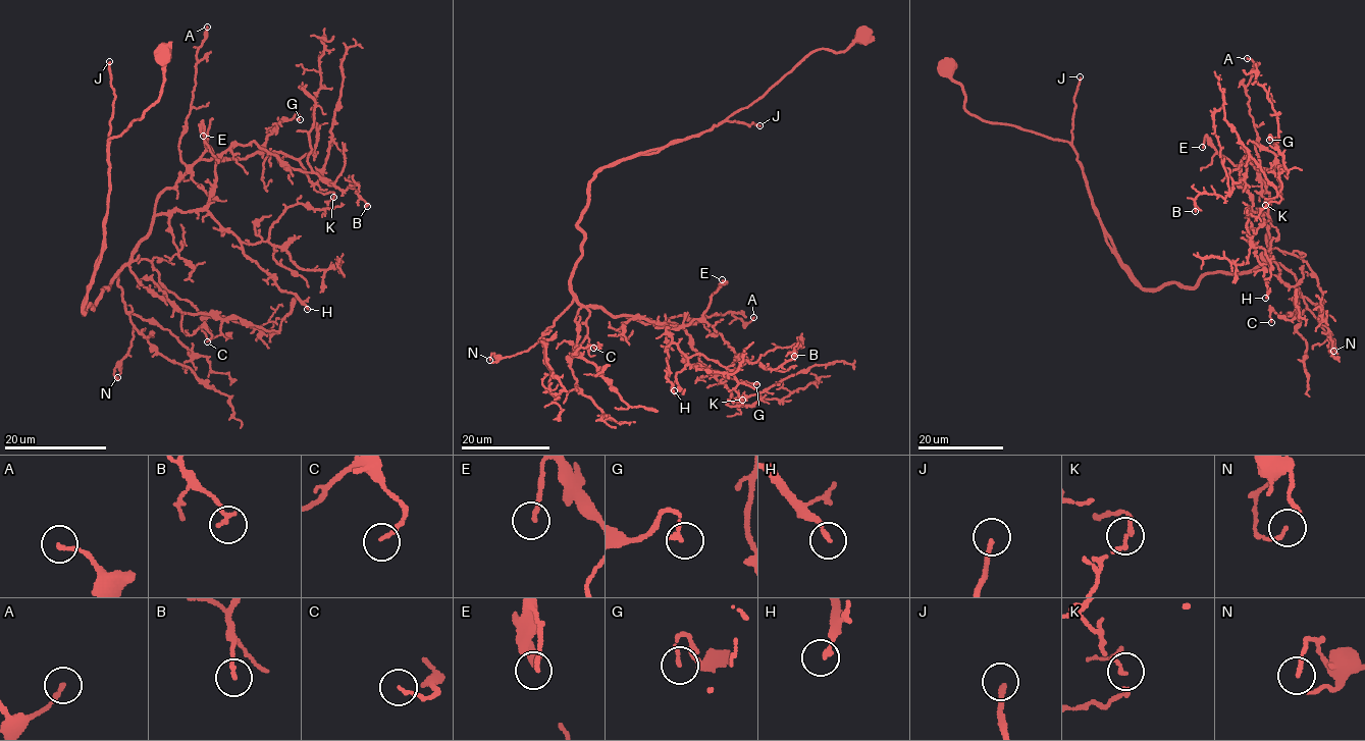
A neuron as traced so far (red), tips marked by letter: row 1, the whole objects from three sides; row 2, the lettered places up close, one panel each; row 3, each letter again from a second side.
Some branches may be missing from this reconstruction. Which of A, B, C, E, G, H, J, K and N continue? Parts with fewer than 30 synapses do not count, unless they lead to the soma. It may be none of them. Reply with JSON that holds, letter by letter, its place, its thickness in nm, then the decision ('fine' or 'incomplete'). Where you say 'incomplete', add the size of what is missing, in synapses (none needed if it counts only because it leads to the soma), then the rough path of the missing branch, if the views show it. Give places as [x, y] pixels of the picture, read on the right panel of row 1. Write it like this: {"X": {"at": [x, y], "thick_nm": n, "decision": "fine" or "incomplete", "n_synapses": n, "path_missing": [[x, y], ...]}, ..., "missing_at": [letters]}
{"A": {"at": [1247, 58], "thick_nm": 160, "decision": "fine"}, "B": {"at": [1195, 211], "thick_nm": 170, "decision": "fine"}, "C": {"at": [1271, 322], "thick_nm": 120, "decision": "fine"}, "E": {"at": [1202, 147], "thick_nm": 150, "decision": "fine"}, "G": {"at": [1269, 140], "thick_nm": 140, "decision": "fine"}, "H": {"at": [1265, 298], "thick_nm": 170, "decision": "fine"}, "J": {"at": [1080, 76], "thick_nm": 170, "decision": "incomplete", "n_synapses": 35}, "K": {"at": [1265, 205], "thick_nm": 110, "decision": "fine"}, "N": {"at": [1333, 351], "thick_nm": 130, "decision": "fine"}, "missing_at": ["J"]}

